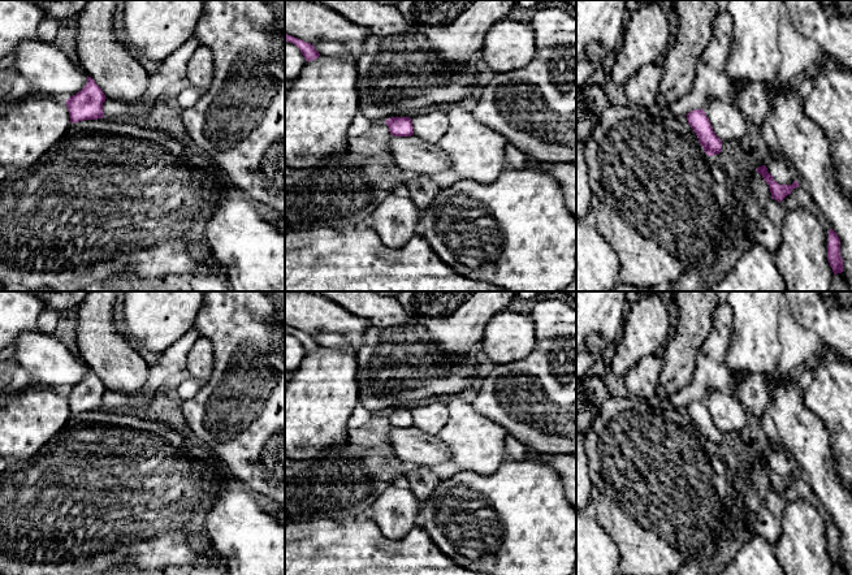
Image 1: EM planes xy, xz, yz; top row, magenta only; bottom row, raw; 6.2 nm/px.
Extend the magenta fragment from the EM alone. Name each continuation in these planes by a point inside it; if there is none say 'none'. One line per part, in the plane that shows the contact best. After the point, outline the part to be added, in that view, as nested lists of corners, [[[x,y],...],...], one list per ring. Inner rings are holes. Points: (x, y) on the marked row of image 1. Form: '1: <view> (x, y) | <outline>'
none

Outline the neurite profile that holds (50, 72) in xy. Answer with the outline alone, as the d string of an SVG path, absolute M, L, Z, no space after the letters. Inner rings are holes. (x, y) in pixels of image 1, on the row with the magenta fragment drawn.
M36 38L21 42L13 51L13 68L30 82L30 90L68 100L87 83L87 74L52 43Z

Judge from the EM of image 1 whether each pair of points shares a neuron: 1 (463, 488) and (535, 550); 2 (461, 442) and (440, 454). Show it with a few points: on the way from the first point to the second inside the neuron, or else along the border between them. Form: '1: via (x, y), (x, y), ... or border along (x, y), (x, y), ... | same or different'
1: via (484, 491), (526, 530) | same
2: border along (436, 436), (445, 445), (452, 459) | different

